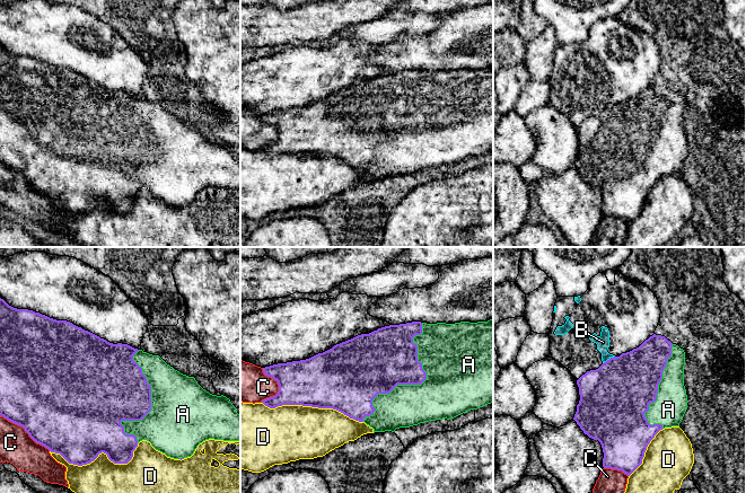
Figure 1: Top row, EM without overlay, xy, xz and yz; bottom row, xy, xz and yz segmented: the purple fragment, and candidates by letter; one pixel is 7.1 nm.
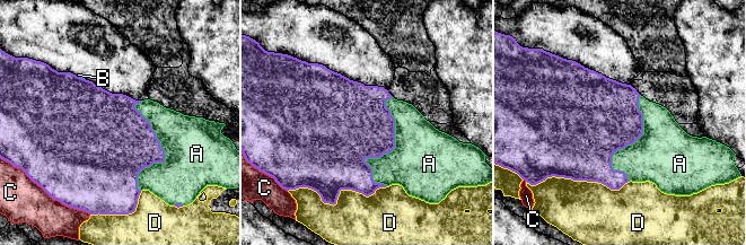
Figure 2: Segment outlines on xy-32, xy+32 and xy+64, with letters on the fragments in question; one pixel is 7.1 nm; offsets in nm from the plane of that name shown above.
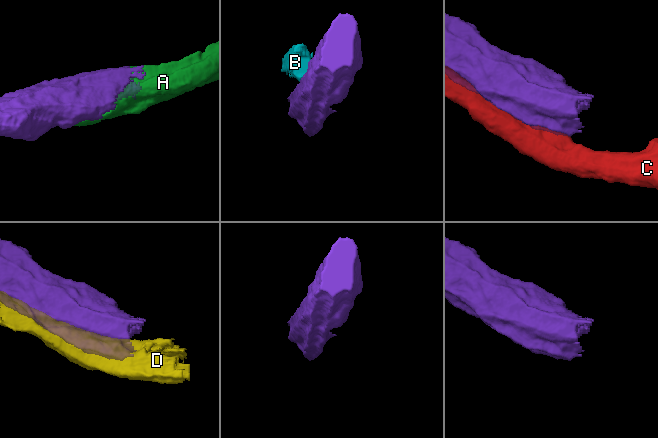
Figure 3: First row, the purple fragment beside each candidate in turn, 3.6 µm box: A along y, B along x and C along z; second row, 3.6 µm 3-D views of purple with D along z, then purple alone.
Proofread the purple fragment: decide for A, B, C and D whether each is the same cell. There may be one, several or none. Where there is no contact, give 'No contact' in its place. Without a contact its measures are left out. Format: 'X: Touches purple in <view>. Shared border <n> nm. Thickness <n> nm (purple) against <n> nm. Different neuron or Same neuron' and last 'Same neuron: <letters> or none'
A: Touches purple in xz. Shared border 800 nm. Thickness 360 nm (purple) against 380 nm. Same neuron
B: Touches purple in yz. Shared border 110 nm. Thickness 460 nm (purple) against 100 nm. Different neuron
C: Touches purple in xy. Shared border 440 nm. Thickness 500 nm (purple) against 240 nm. Different neuron
D: Touches purple in xz. Shared border 750 nm. Thickness 420 nm (purple) against 400 nm. Different neuron
Same neuron: A

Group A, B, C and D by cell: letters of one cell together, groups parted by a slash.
A / B / C / D

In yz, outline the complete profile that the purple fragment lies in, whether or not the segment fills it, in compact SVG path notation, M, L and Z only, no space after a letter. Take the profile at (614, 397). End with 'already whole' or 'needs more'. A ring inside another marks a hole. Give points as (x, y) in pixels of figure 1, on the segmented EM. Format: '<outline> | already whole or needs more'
M653 334L639 347L604 362L598 369L587 371L578 380L580 400L573 420L585 434L602 444L603 467L622 470L630 476L641 464L648 444L665 428L679 426L687 410L684 386L685 352L665 336Z | needs more

